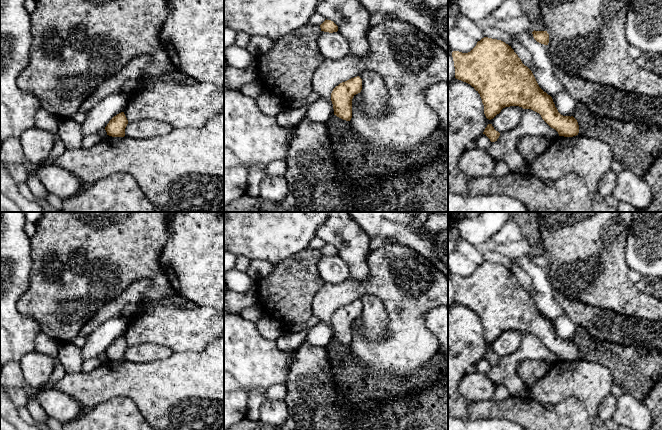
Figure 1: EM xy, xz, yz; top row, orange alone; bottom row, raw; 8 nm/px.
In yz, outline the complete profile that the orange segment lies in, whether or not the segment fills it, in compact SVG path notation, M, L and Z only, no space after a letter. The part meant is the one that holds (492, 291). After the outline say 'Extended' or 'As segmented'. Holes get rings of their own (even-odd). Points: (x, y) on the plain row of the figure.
M484 261L477 266L470 276L453 275L452 281L455 291L455 302L470 308L480 318L484 329L484 338L487 343L493 343L505 331L519 330L523 333L531 333L539 337L542 343L558 356L559 360L573 361L578 359L579 349L577 344L573 340L563 340L558 336L552 321L539 311L532 295L522 287L511 270L505 266Z. As segmented

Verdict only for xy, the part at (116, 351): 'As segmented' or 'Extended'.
As segmented

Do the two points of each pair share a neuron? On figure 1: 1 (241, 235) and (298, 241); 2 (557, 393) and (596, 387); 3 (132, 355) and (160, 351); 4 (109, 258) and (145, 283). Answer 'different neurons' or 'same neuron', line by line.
1: same neuron
2: same neuron
3: same neuron
4: different neurons

